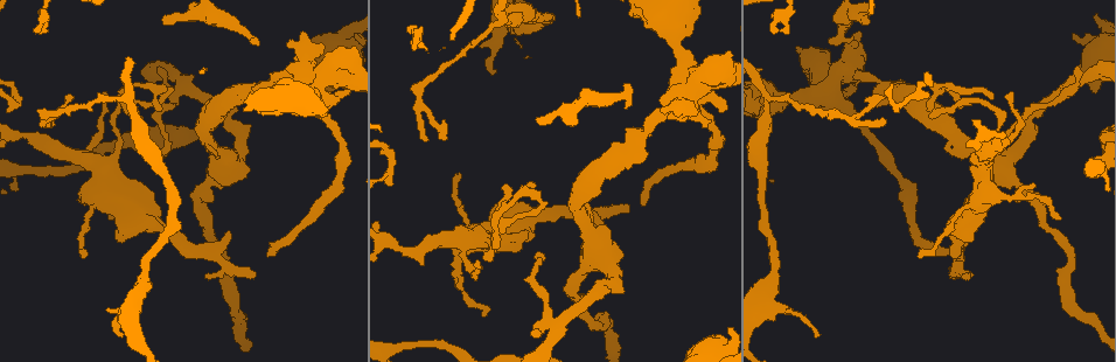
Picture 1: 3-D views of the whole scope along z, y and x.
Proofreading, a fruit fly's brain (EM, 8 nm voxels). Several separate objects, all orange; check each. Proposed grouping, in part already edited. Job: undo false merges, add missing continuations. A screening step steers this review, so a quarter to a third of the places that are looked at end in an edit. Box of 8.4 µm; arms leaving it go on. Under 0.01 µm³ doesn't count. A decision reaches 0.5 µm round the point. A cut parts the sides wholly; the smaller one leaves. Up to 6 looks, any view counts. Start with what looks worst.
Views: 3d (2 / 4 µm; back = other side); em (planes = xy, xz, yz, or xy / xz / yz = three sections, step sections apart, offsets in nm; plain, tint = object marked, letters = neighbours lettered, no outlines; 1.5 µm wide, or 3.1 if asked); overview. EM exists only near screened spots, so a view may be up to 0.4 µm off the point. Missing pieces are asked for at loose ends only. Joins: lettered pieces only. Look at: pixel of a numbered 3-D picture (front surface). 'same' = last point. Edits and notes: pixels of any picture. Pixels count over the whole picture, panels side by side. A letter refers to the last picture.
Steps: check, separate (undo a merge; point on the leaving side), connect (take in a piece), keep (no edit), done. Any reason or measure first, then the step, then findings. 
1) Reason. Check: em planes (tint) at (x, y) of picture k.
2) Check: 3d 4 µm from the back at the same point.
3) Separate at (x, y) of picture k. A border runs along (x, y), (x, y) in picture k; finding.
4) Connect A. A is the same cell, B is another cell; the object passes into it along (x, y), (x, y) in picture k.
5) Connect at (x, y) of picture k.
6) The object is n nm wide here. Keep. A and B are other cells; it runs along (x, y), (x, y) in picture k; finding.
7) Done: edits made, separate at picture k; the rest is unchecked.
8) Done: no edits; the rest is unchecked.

Thick end. Check: 3d 2 µm at (695, 109) of picture 1.

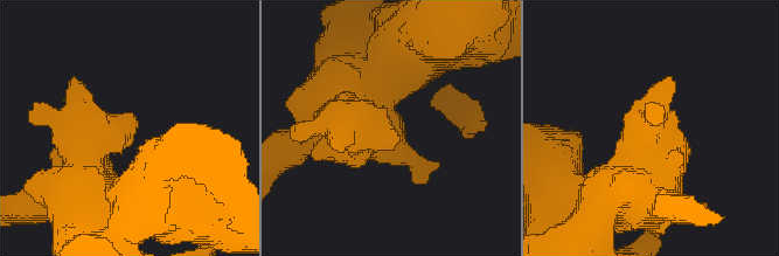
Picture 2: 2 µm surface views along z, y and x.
Check: em planes (tint) at (133, 114) of picture 2.

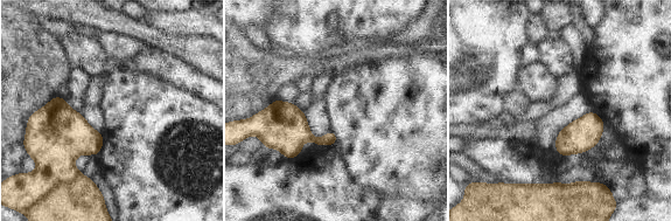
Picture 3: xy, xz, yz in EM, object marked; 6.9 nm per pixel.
Check: em planes (letters) at the same point.

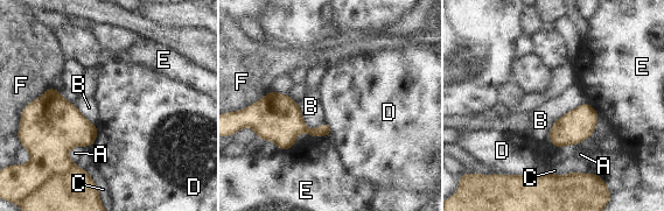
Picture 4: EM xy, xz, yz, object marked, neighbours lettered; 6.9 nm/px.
Separate at (49, 140) of picture 4. A, B, C, D, E and F are other cells; a border runs along (75, 166), (70, 170) in picture 4; a second cell is stuck on.

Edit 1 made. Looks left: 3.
Check: overview.

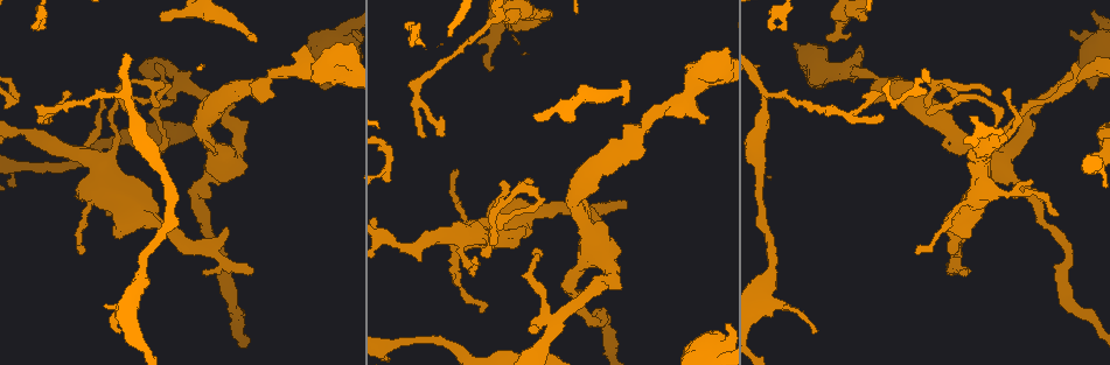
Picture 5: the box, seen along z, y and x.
Tapers out. Check: 3d 2 µm from the back at (102, 90) of picture 5.

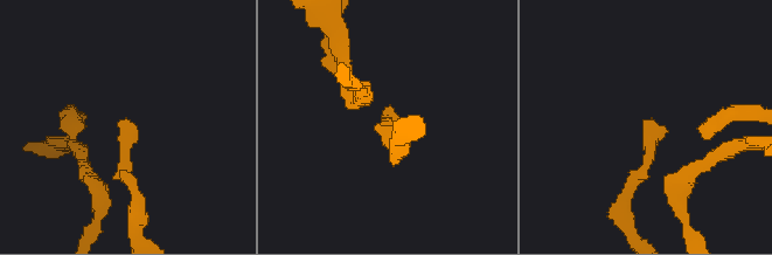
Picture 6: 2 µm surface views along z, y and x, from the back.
Check: em planes (letters) at (643, 119) of picture 6.

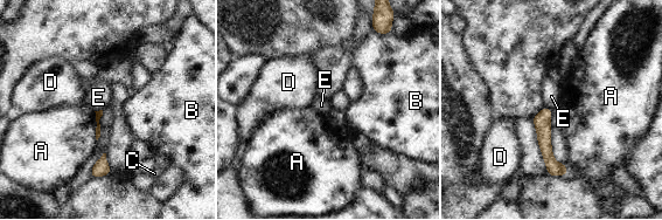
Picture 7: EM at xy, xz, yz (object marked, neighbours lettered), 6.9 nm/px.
Keep. A, B, C, D and E are other cells; it runs along (545, 110), (544, 145), (559, 173) in picture 7; none of them fits.

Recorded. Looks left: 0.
Done: edits made, separate at picture 4; the rest is unchecked.

